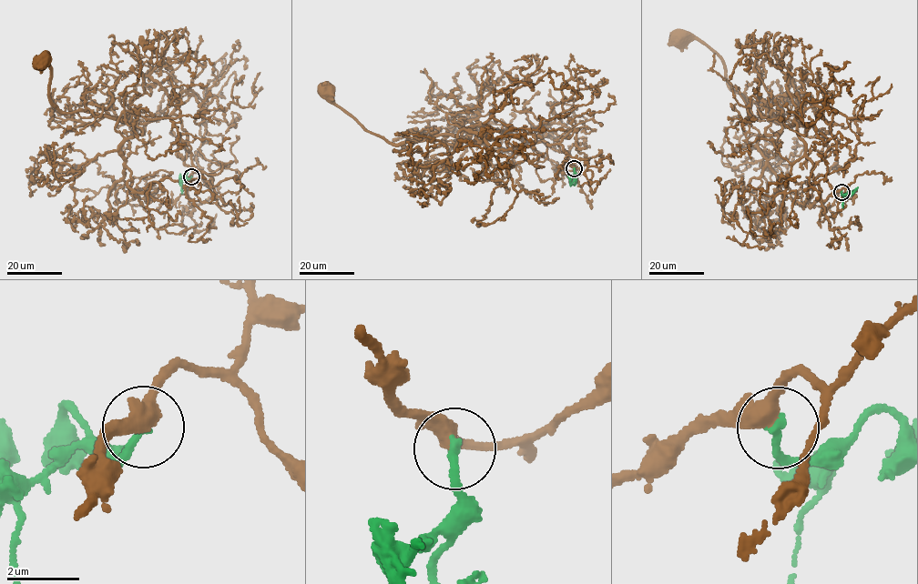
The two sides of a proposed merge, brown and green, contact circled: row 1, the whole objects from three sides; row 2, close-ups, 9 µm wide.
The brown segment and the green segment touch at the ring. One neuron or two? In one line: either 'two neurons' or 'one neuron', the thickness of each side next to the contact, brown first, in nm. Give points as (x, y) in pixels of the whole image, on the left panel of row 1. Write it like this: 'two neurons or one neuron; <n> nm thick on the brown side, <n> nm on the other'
one neuron; 360 nm thick on the brown side, 240 nm on the other

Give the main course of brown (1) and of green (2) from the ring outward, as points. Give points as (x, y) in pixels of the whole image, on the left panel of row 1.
1: (191, 176), (187, 188), (193, 172), (184, 162), (187, 134), (179, 118), (127, 124), (58, 111), (43, 60)
2: (191, 176), (179, 182), (180, 174)

